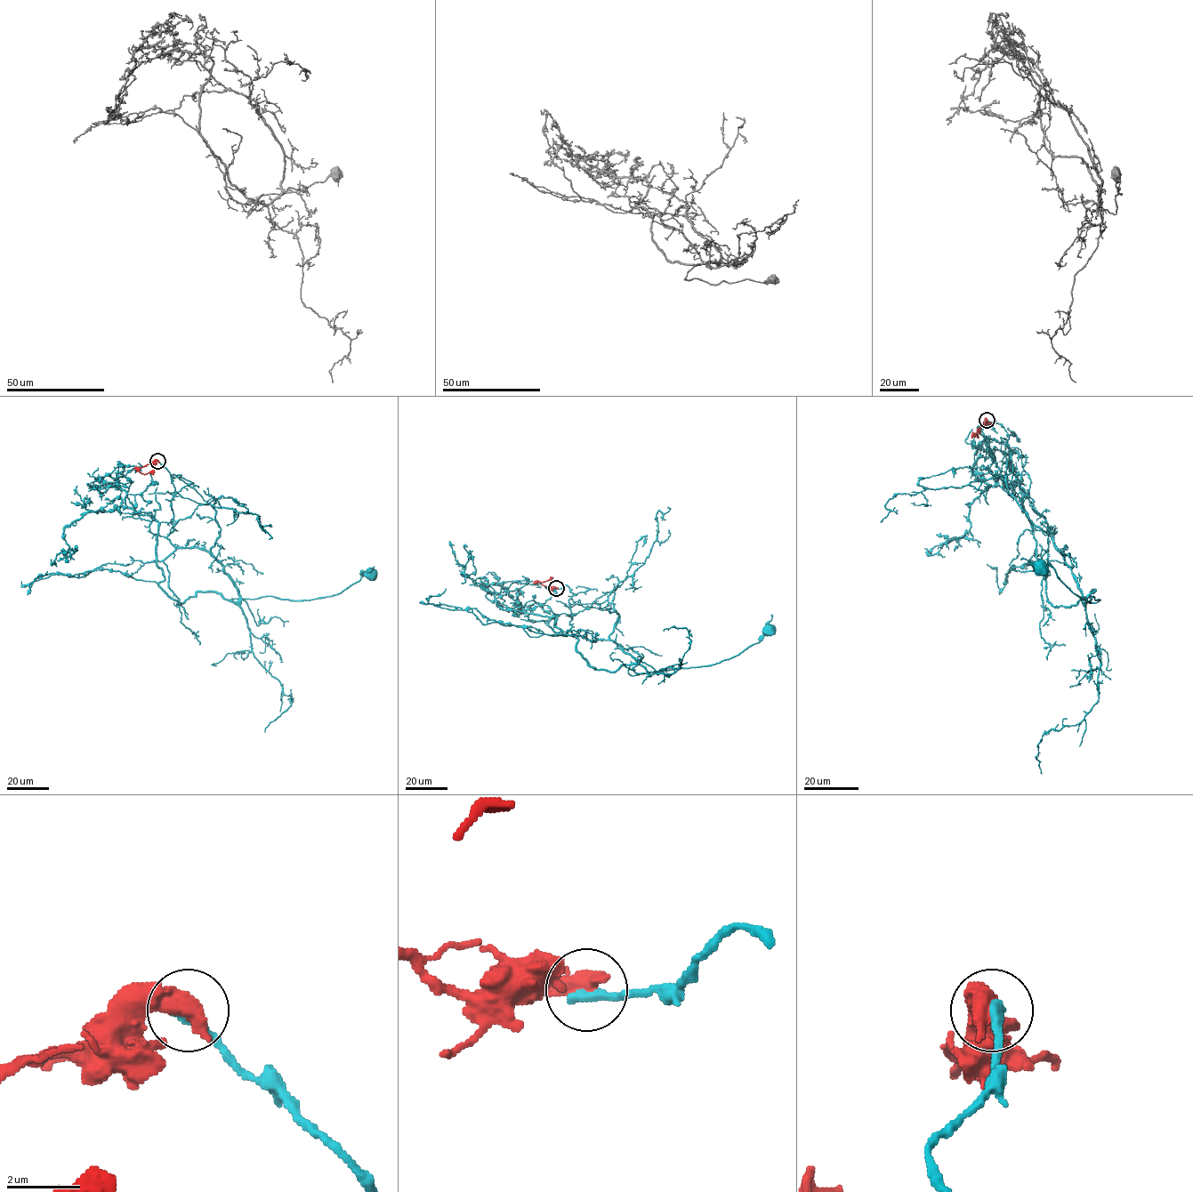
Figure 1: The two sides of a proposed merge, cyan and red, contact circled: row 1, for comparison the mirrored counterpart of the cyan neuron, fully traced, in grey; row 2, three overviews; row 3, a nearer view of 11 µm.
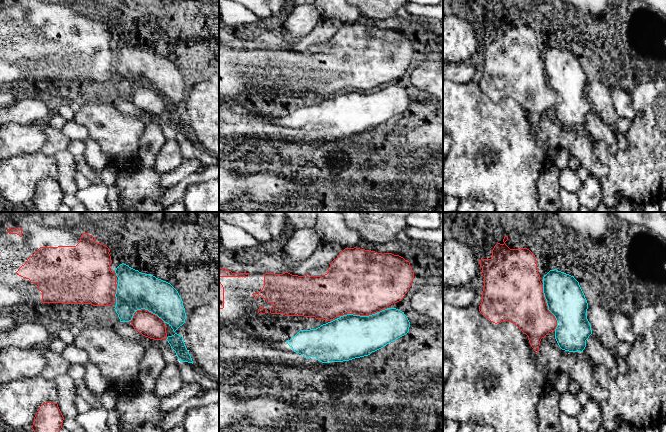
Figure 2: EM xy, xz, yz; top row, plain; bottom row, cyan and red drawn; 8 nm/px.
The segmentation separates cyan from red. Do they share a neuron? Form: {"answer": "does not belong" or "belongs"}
{"answer": "does not belong"}

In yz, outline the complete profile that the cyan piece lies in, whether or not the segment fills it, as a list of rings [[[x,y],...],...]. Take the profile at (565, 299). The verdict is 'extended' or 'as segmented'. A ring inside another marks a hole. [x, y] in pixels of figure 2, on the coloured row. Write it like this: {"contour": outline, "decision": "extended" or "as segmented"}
{"contour": [[[556,269],[550,270],[543,277],[543,293],[548,310],[557,320],[555,339],[559,347],[569,352],[583,352],[586,347],[586,340],[592,334],[592,330],[587,319],[588,303],[579,282],[574,276]]], "decision": "as segmented"}

